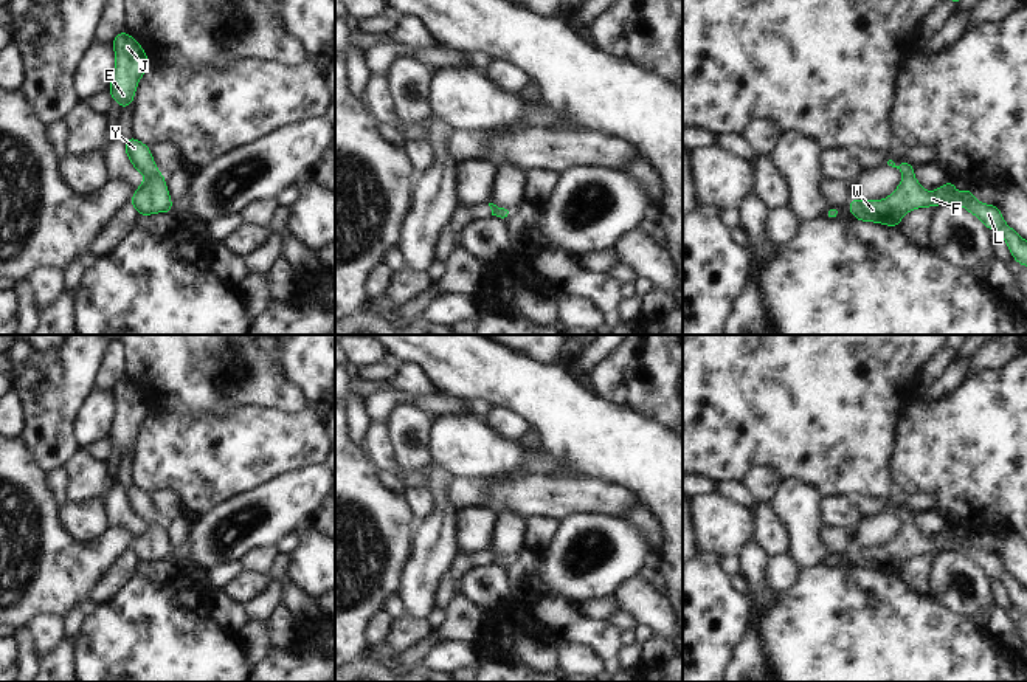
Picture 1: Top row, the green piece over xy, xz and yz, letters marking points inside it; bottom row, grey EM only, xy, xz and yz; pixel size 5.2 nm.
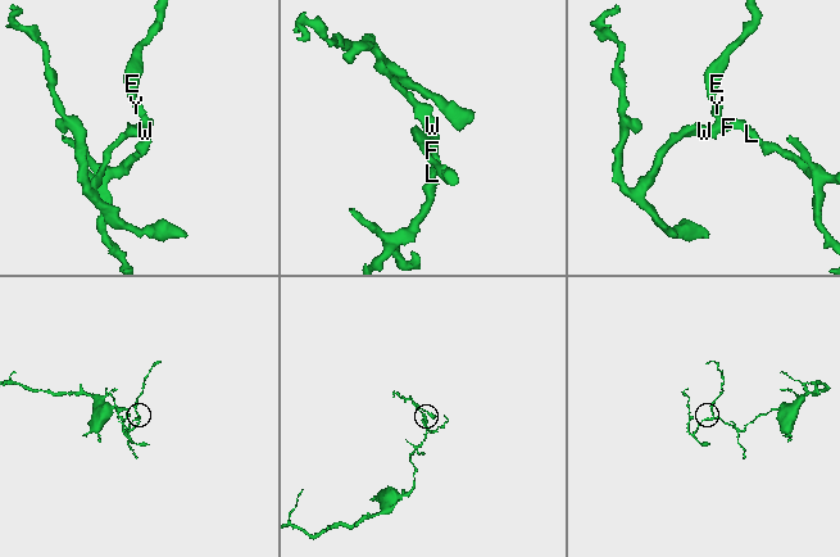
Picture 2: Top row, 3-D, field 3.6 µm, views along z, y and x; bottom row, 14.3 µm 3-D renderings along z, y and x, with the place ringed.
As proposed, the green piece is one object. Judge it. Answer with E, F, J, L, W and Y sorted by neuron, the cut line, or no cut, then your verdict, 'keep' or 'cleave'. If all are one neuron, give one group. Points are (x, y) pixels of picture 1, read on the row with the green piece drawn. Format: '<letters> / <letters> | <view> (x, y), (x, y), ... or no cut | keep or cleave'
E F J L W Y | no cut | keep

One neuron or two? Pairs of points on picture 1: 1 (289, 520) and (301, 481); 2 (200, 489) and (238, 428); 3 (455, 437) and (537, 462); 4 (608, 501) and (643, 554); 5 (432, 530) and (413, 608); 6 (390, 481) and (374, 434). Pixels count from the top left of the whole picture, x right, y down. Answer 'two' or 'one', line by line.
1: one
2: one
3: one
4: two
5: one
6: two

